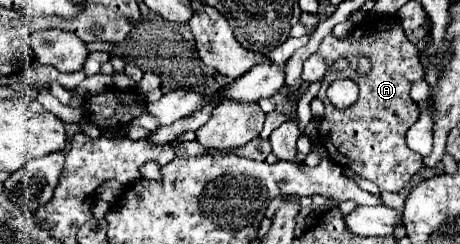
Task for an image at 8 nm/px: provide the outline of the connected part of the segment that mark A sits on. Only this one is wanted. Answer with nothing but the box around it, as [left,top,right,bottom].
[318,18,424,192]

